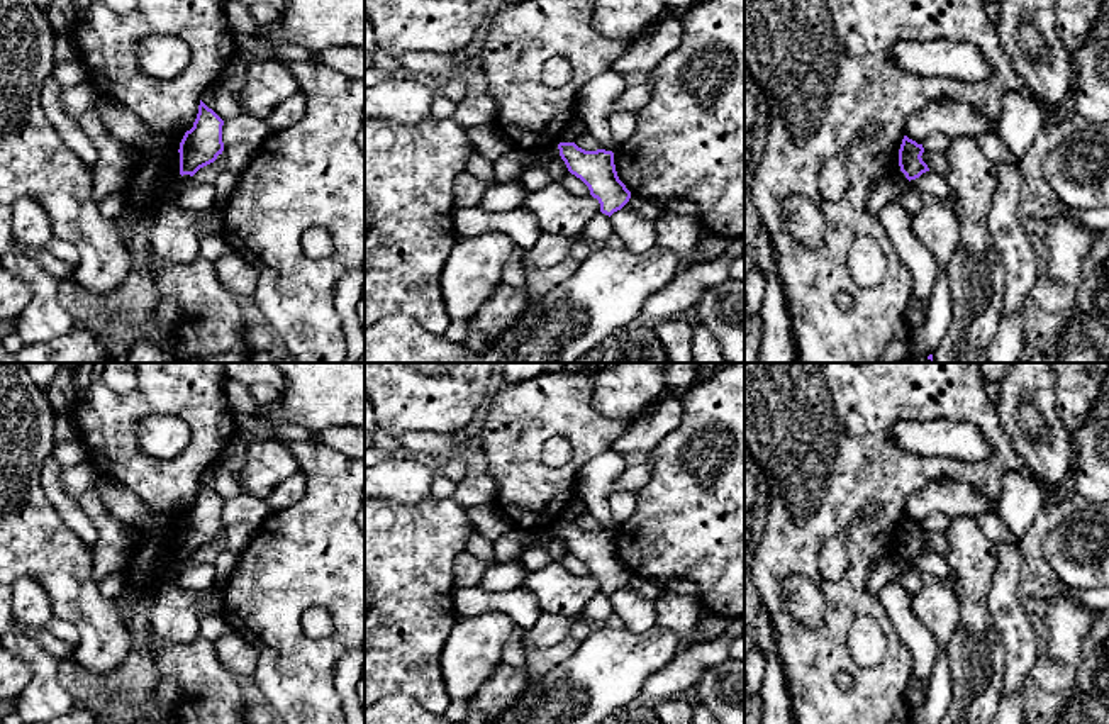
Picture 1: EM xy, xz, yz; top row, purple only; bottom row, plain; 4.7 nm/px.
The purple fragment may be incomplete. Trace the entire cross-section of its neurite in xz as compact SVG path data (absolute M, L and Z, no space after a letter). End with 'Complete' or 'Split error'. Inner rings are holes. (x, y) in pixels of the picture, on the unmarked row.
M560 522L558 529L568 551L580 558L599 580L602 593L610 597L629 582L631 571L617 556L612 531L585 531L575 522Z. Complete

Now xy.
M200 480L193 507L185 512L178 529L181 556L193 556L222 534L222 505L224 500Z. Complete

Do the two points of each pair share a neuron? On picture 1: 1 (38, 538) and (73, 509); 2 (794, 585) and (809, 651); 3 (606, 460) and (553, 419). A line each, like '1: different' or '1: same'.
1: different
2: different
3: different

